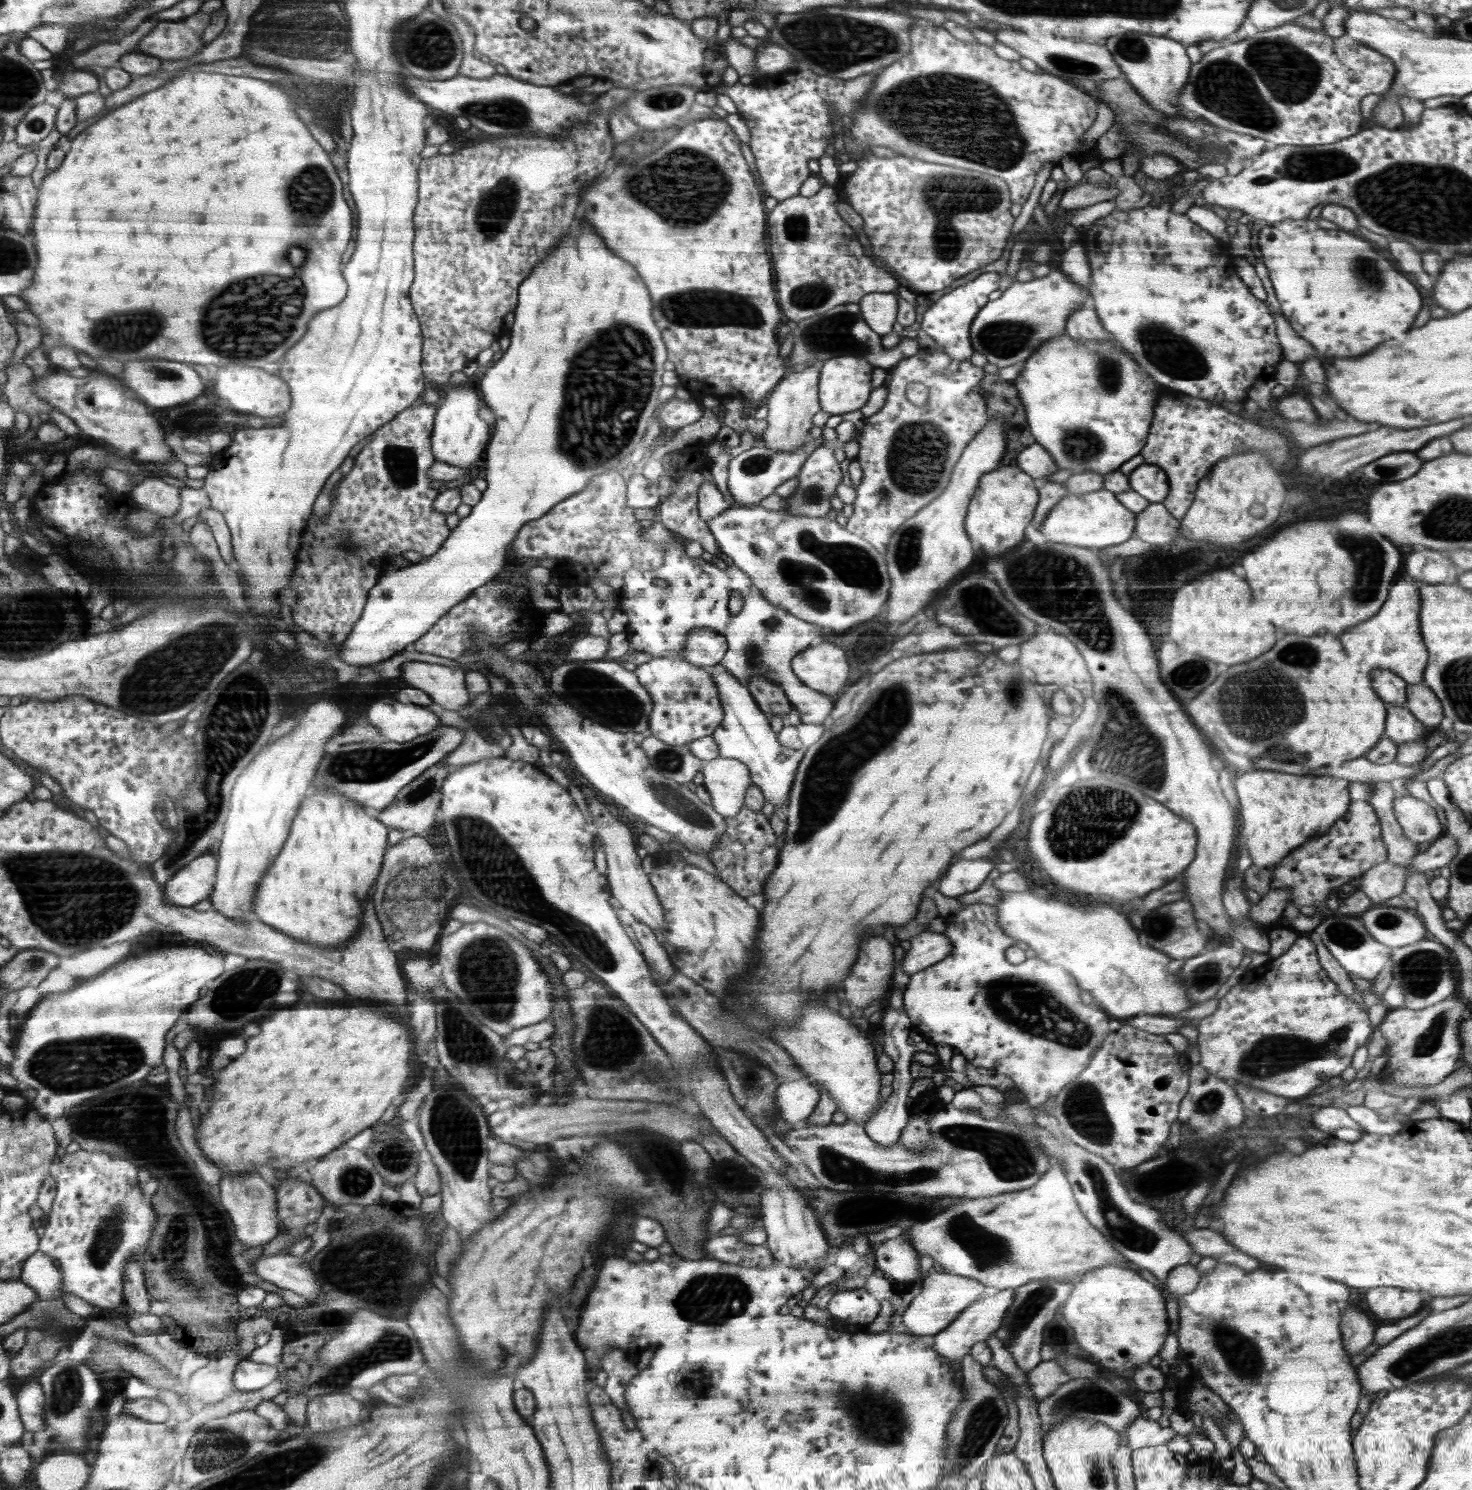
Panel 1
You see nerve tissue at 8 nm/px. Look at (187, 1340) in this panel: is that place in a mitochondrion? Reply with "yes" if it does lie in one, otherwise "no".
no

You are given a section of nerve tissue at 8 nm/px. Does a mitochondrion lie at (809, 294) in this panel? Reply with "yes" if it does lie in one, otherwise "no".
yes

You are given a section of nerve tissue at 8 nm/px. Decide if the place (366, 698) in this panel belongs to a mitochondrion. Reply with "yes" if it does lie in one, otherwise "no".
no

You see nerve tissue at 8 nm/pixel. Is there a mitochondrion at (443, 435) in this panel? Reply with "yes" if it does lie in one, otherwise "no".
no

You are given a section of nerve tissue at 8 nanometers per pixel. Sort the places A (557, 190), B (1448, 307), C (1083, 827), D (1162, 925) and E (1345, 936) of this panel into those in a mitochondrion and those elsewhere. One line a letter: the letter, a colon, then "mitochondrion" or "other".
A: other
B: other
C: mitochondrion
D: mitochondrion
E: mitochondrion

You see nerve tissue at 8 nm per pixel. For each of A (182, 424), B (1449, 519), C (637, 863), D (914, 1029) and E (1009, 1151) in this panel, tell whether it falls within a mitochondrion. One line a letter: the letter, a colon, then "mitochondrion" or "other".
A: other
B: mitochondrion
C: other
D: other
E: mitochondrion

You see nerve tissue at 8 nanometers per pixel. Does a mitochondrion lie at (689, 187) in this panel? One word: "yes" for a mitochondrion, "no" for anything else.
yes

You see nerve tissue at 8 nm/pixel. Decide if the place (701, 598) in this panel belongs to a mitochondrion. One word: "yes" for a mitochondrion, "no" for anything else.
no

